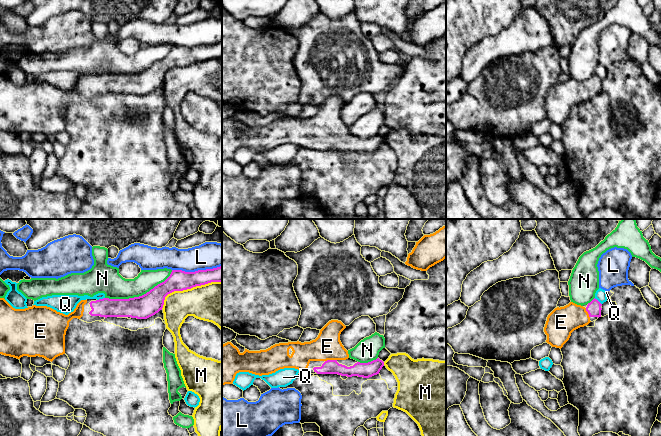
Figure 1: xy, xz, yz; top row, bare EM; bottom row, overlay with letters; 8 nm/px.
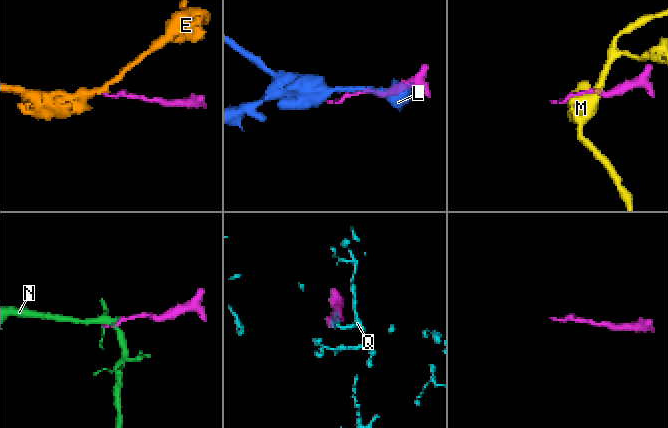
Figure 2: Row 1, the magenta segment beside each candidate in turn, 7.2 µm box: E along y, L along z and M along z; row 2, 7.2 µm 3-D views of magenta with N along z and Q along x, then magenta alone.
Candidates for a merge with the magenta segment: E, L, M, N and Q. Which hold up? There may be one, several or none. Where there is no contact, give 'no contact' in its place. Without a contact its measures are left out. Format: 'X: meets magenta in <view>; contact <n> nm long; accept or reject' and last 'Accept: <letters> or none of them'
E: meets magenta in xz; contact 100 nm long; accept
L: meets magenta in xy; contact 400 nm long; reject
M: meets magenta in xy; contact 550 nm long; reject
N: meets magenta in xy; contact 600 nm long; reject
Q: meets magenta in xy; contact 70 nm long; reject
Accept: E

